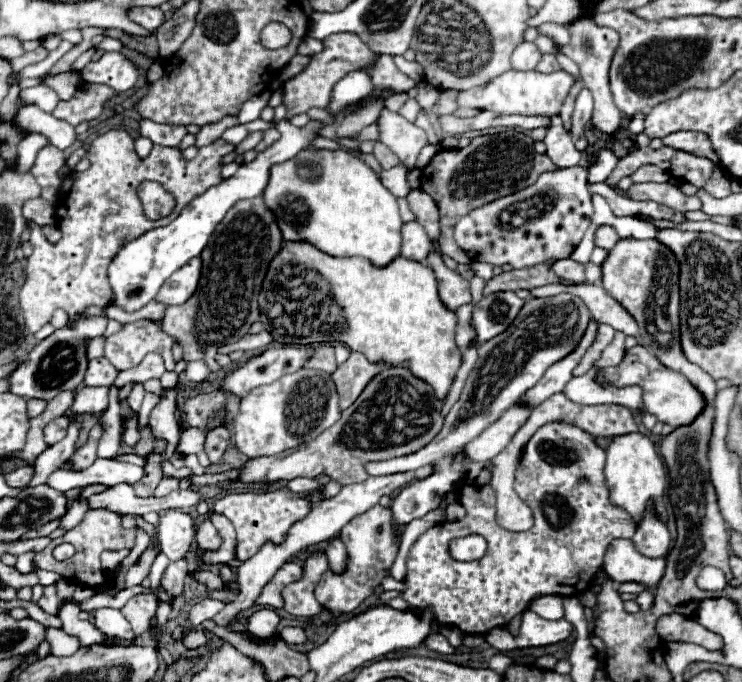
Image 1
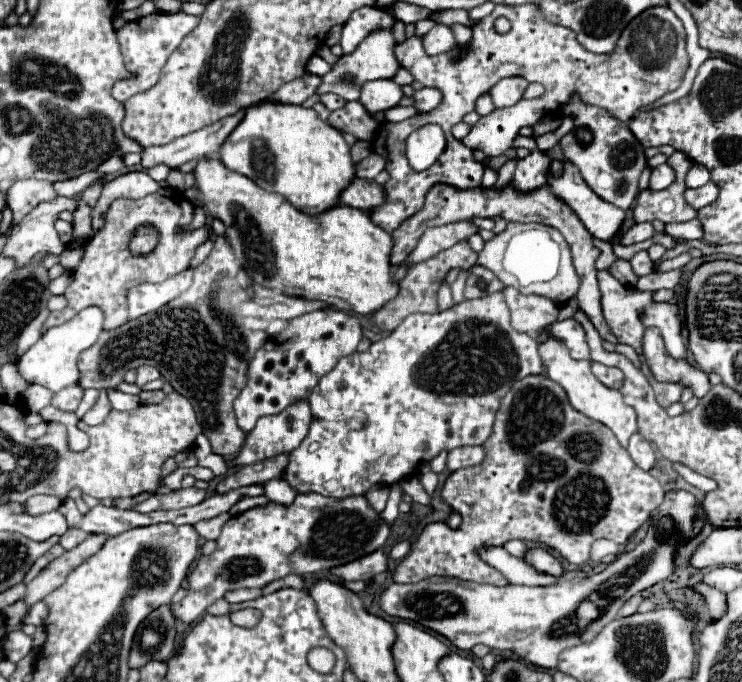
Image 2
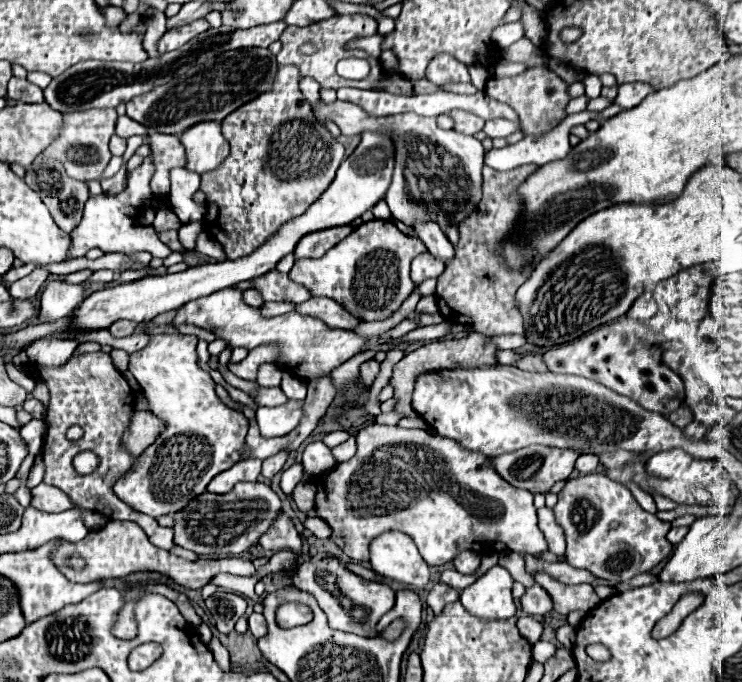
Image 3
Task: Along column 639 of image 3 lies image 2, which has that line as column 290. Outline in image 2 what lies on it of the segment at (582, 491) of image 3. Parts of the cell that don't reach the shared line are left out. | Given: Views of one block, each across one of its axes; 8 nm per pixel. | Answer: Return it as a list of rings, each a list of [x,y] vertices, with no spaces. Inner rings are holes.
[[[308,492],[296,494],[290,506],[268,502],[266,506],[250,508],[224,524],[214,554],[198,558],[188,576],[188,594],[182,602],[172,606],[172,612],[182,622],[190,624],[228,590],[264,588],[288,574],[308,574],[360,560],[384,546],[388,536],[390,526],[364,496],[328,500],[326,496]]]

